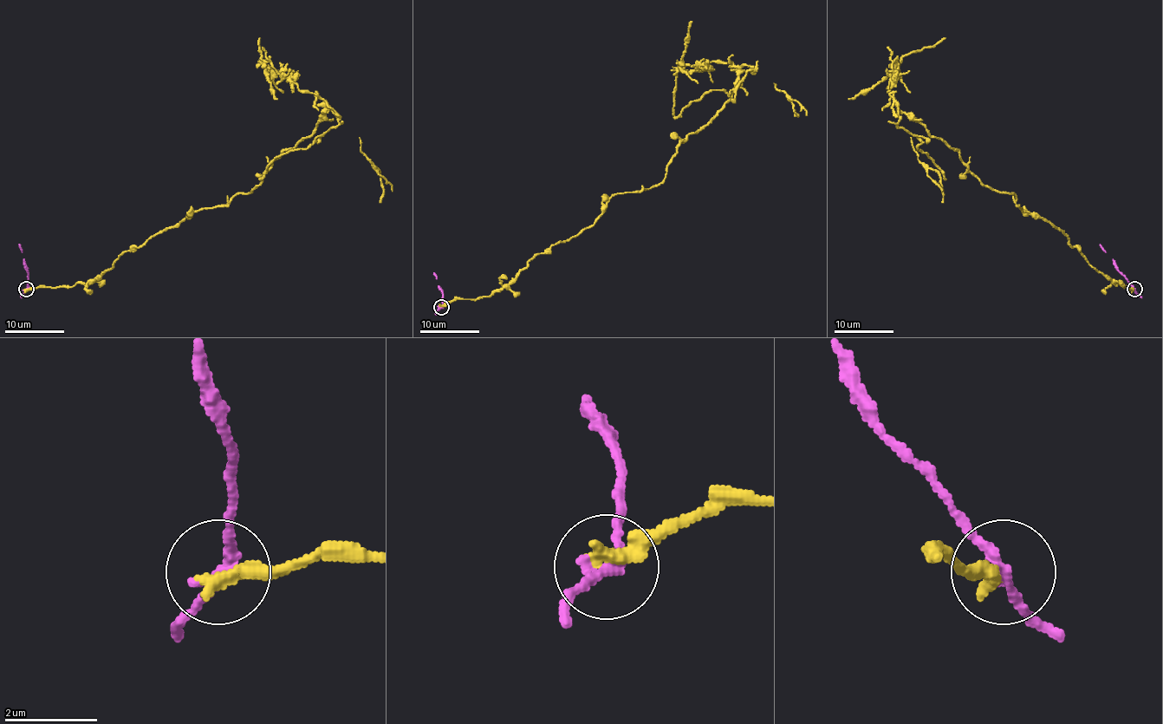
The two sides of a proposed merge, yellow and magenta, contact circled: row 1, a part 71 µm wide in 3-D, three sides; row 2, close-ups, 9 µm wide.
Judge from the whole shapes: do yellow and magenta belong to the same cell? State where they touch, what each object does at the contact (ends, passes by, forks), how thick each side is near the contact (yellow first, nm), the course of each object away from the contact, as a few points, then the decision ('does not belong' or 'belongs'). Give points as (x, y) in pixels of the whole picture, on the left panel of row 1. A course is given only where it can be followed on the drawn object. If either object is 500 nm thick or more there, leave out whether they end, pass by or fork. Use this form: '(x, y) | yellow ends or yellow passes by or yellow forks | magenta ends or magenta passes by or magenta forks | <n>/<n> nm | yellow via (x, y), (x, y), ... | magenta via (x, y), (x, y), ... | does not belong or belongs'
(26, 289) | yellow ends | magenta passes by | 320/220 nm | yellow via (26, 289), (92, 283), (133, 246), (253, 190), (284, 151), (313, 133), (324, 101), (262, 58), (260, 37) | magenta via (26, 289), (28, 270), (18, 244) | does not belong

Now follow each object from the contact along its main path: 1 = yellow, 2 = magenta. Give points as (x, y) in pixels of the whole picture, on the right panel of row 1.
1: (1133, 289), (1114, 283), (1049, 221), (1023, 211), (1014, 194), (991, 190), (890, 94), (893, 62), (945, 37)
2: (1134, 289), (1100, 244)

